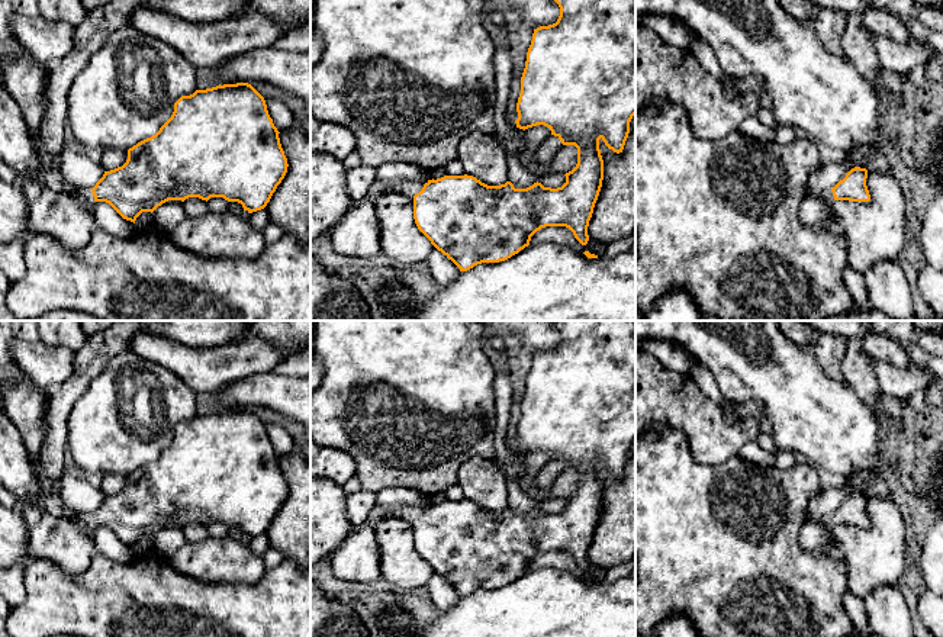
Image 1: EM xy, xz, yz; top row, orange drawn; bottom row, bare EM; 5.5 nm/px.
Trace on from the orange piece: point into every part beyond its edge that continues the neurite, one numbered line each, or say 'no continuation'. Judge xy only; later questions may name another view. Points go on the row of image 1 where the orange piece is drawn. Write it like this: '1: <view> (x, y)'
1: xy (66, 216)

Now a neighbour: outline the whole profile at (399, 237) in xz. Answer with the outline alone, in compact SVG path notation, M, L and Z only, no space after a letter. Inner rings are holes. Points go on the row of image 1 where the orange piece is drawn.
M386 193L373 202L379 219L382 252L409 266L427 260L435 248L413 219L413 197Z

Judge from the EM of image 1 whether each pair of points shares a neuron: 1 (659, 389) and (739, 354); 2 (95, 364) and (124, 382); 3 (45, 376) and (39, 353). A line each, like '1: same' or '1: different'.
1: different
2: different
3: same

